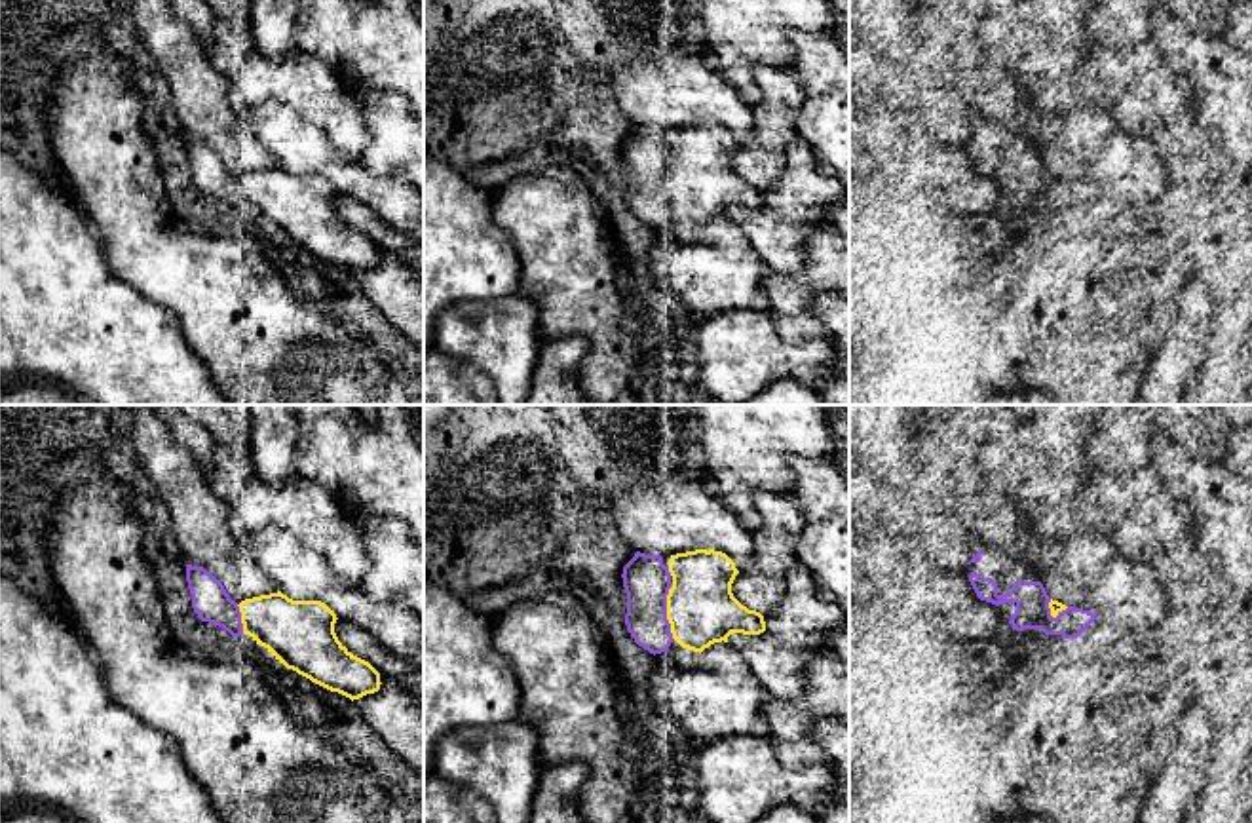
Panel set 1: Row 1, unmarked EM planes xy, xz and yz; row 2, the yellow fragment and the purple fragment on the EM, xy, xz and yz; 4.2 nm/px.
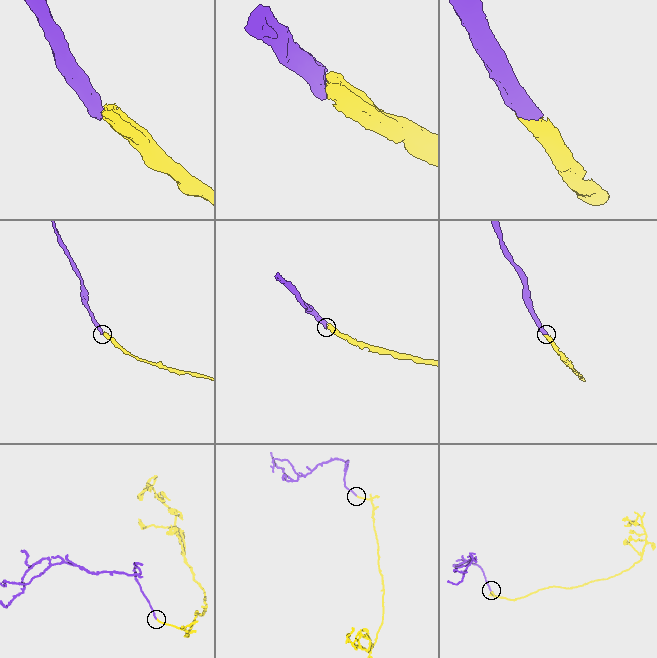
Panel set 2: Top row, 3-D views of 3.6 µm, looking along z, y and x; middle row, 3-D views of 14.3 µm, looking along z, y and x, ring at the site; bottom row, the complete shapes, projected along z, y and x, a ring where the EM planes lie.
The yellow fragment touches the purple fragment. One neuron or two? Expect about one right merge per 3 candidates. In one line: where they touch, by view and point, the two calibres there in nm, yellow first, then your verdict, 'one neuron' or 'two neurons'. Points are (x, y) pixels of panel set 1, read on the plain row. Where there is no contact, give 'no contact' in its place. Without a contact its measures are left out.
meets yellow in xz at (667, 187); 300 nm thick on the yellow side, 200 nm on the other; one neuron

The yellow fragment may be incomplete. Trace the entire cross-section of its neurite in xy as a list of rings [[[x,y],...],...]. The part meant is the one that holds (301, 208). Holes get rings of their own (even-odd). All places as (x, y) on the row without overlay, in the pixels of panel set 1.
[[[192,139],[186,156],[201,196],[232,211],[249,209],[287,243],[351,276],[380,264],[380,247],[338,215],[338,192],[325,177],[293,175],[277,165],[237,179],[211,146]]]

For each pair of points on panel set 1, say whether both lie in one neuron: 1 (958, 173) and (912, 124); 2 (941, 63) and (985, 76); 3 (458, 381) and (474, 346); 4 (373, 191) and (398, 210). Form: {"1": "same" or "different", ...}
{"1": "same", "2": "same", "3": "different", "4": "same"}

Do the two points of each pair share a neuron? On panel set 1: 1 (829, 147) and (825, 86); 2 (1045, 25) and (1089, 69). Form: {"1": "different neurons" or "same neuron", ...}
{"1": "same neuron", "2": "same neuron"}

